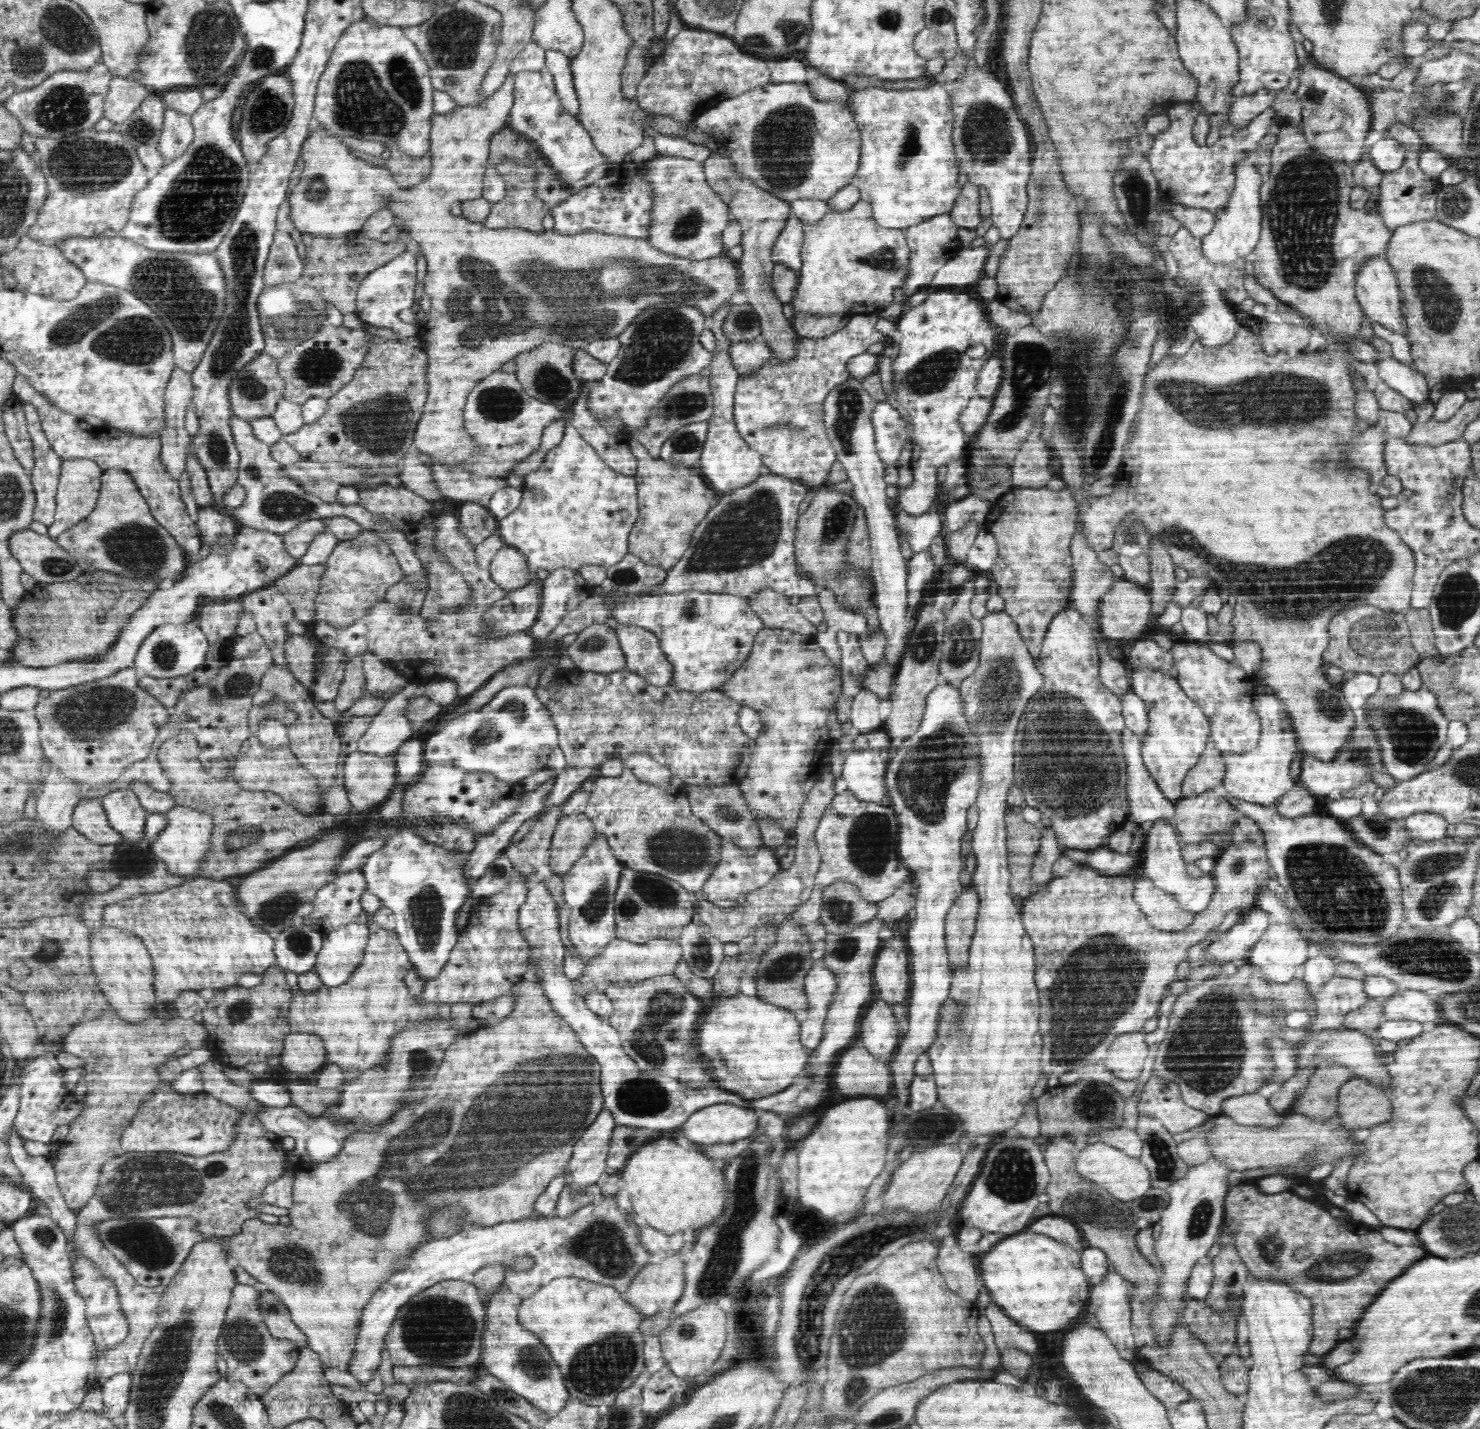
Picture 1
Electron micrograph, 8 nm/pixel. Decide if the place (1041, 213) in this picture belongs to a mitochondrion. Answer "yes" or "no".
yes

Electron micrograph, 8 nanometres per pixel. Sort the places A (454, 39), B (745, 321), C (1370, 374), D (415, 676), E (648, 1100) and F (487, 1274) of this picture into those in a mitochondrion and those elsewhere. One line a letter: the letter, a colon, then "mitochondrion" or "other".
A: mitochondrion
B: mitochondrion
C: other
D: other
E: mitochondrion
F: other

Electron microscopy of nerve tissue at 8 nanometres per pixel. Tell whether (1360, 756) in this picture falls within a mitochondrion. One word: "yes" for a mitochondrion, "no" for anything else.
yes

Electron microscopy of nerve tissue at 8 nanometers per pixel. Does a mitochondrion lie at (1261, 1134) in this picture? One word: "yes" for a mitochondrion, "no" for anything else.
no

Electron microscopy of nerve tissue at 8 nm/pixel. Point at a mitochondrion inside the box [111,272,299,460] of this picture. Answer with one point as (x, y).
(250, 387)

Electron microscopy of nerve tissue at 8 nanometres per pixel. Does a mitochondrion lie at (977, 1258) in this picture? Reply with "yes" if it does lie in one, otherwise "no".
no

